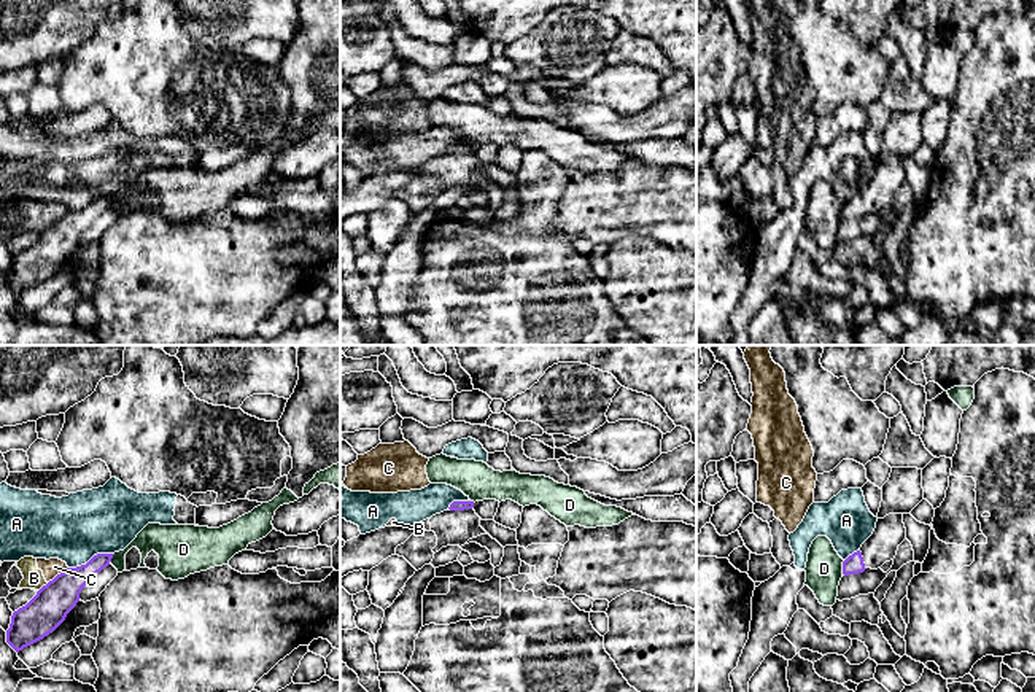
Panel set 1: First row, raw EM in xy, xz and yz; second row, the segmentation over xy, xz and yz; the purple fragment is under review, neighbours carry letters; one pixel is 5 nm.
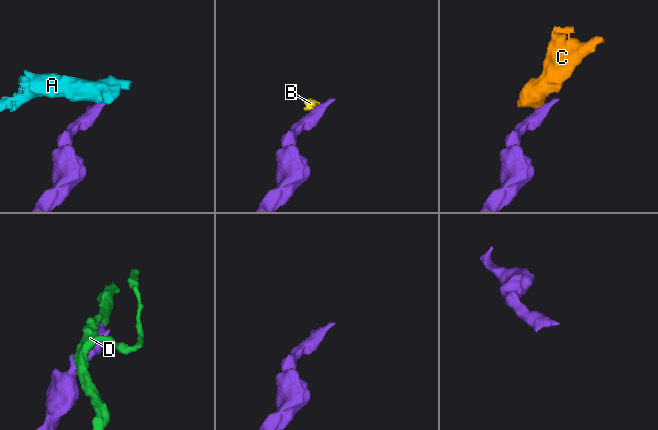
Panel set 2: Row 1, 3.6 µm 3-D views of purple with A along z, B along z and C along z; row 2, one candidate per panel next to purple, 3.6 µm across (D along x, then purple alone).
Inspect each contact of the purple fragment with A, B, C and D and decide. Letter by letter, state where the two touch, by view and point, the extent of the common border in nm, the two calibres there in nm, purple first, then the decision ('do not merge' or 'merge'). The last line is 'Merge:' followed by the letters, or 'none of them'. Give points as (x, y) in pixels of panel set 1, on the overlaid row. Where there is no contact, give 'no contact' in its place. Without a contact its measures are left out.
A: meets purple in xy at (93, 557); contact 240 nm long; 180 nm thick on the purple side, 340 nm on the other; do not merge
B: meets purple in xy at (43, 586); contact 70 nm long; 190 nm thick on the purple side, 100 nm on the other; do not merge
C: meets purple in xy at (58, 575); contact 130 nm long; 190 nm thick on the purple side, 90 nm on the other; do not merge
D: meets purple in yz at (843, 567); contact 70 nm long; 100 nm thick on the purple side, 190 nm on the other; do not merge
Merge: none of them

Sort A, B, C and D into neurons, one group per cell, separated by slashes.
A / B C / D

